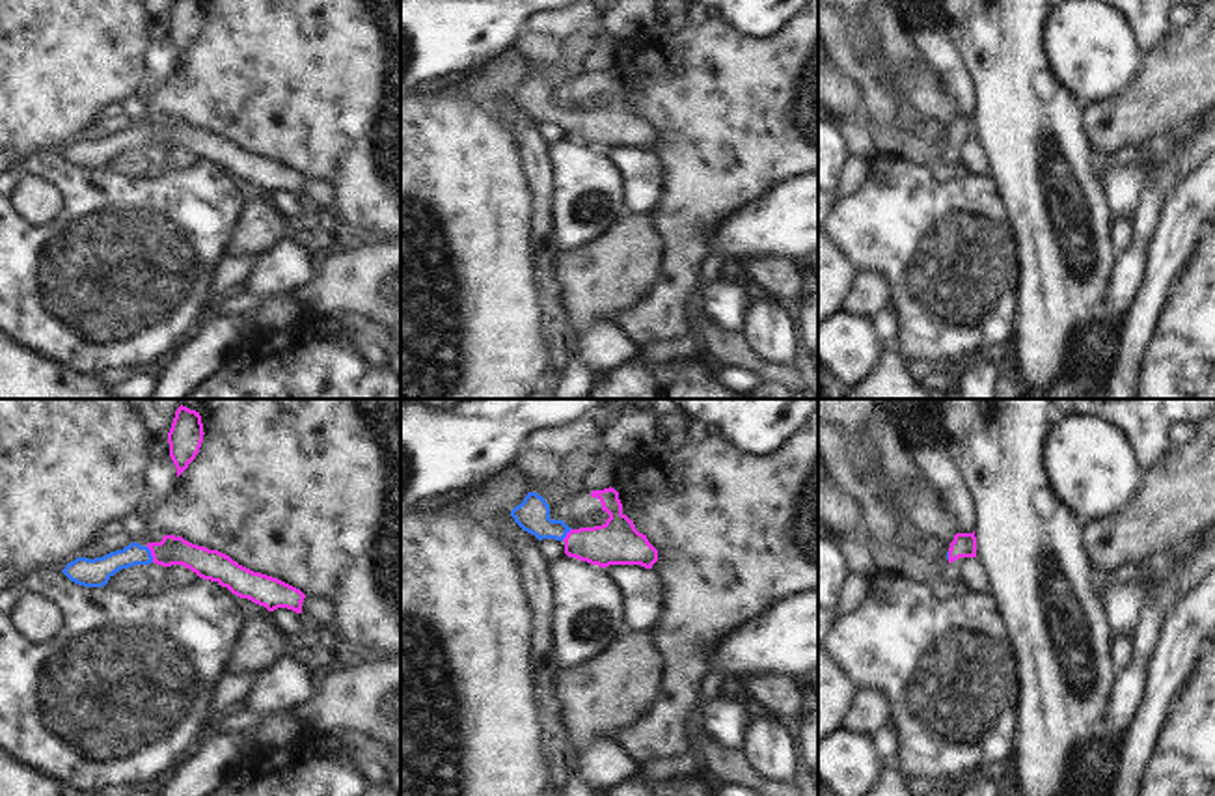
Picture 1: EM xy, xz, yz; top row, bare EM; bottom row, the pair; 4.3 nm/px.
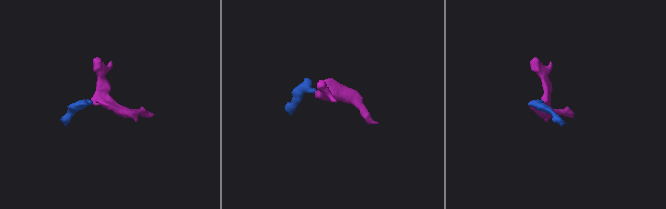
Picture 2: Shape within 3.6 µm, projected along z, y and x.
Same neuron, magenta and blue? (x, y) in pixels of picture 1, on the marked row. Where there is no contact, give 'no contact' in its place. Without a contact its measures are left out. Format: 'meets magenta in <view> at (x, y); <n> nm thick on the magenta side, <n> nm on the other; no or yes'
meets magenta in xy at (151, 554); 130 nm thick on the magenta side, 120 nm on the other; yes

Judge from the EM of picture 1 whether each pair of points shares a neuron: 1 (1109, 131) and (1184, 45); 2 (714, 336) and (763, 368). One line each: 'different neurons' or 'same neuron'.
1: same neuron
2: same neuron

